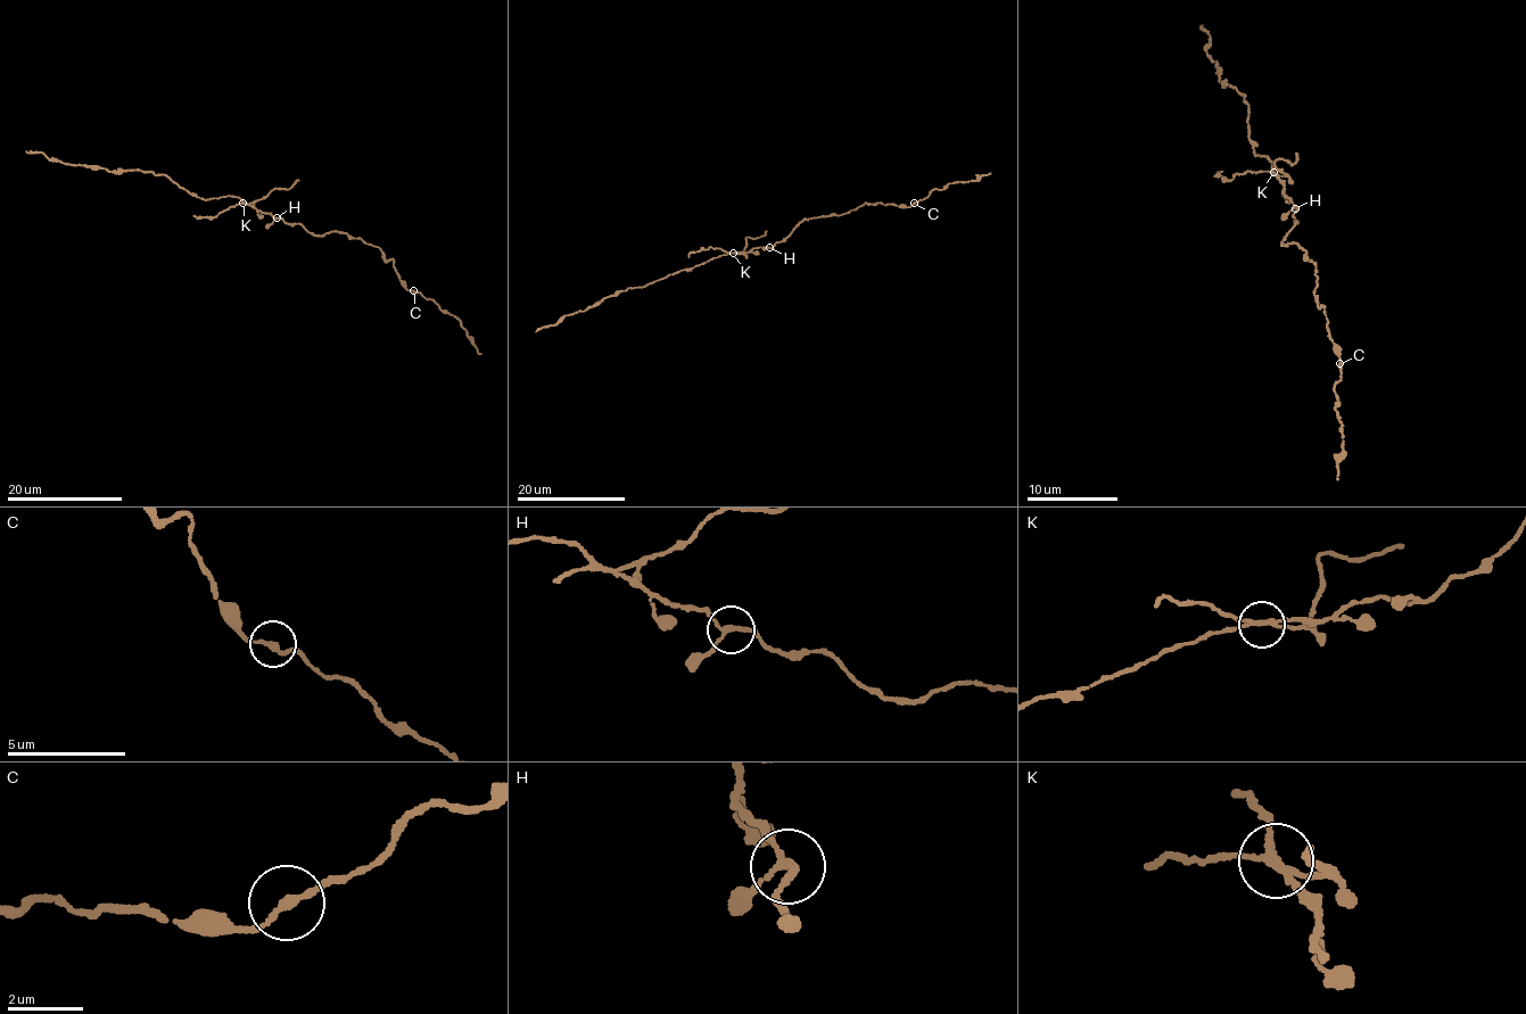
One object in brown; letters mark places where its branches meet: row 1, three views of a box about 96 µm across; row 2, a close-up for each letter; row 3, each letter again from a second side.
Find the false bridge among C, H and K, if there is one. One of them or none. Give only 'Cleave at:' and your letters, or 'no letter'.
Cleave at: K

